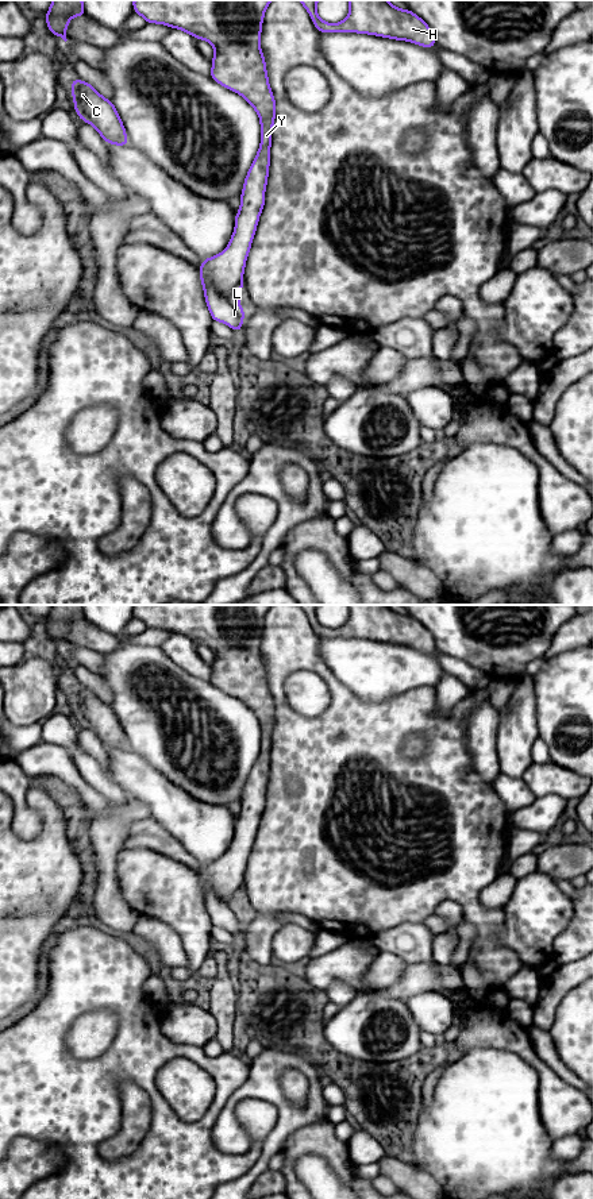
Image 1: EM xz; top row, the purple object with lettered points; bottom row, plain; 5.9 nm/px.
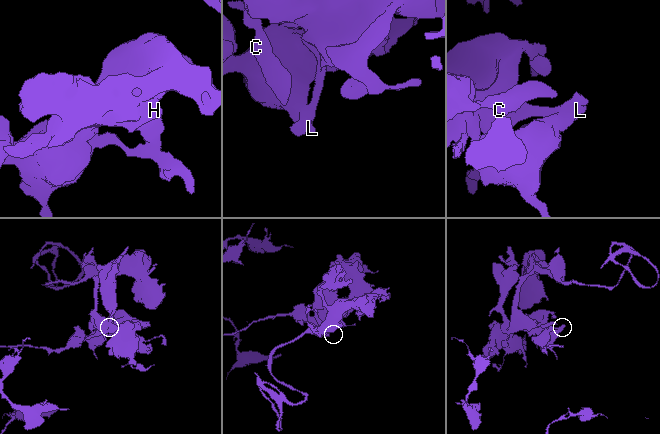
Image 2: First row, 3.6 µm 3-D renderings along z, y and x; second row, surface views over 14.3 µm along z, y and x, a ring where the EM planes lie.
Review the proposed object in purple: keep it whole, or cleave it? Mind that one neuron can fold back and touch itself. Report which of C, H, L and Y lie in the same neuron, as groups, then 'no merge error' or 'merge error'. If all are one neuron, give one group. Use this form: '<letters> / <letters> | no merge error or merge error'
C H Y / L | merge error

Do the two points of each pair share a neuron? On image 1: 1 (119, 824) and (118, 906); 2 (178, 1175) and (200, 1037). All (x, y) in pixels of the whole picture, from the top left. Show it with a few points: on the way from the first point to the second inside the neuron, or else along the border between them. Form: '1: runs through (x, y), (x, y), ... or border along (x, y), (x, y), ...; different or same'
1: runs through (106, 844), (106, 886); same
2: border along (168, 1038), (177, 1044), (192, 1044), (201, 1048); different

